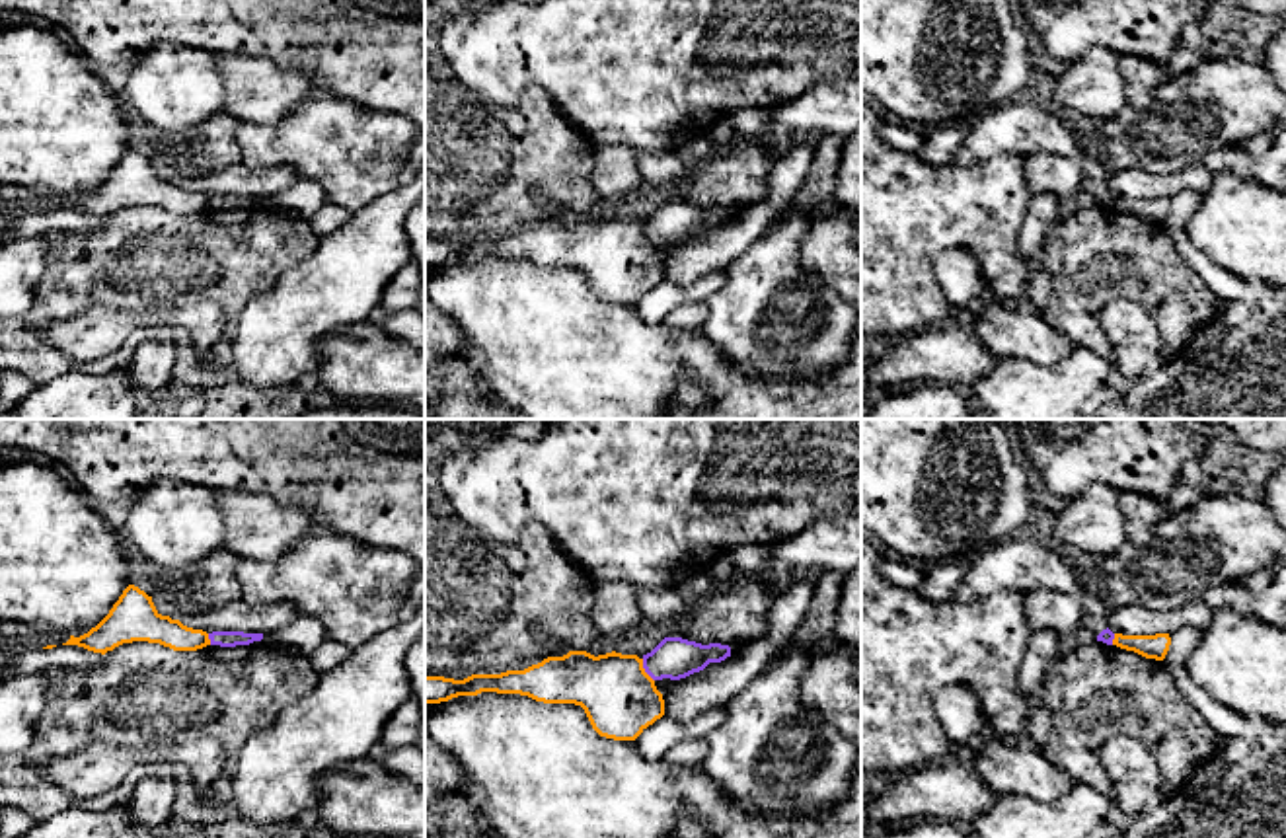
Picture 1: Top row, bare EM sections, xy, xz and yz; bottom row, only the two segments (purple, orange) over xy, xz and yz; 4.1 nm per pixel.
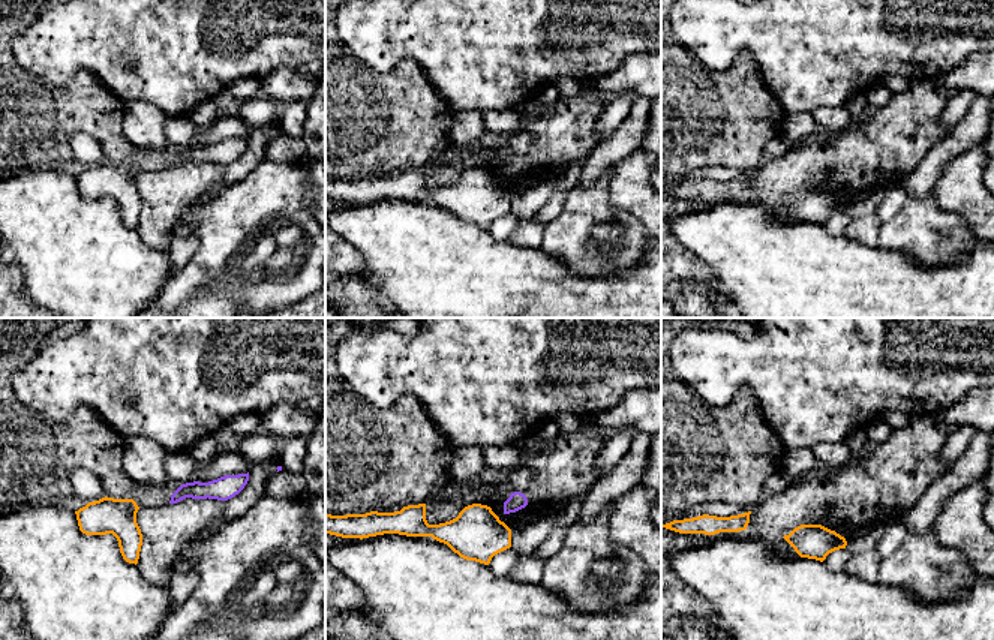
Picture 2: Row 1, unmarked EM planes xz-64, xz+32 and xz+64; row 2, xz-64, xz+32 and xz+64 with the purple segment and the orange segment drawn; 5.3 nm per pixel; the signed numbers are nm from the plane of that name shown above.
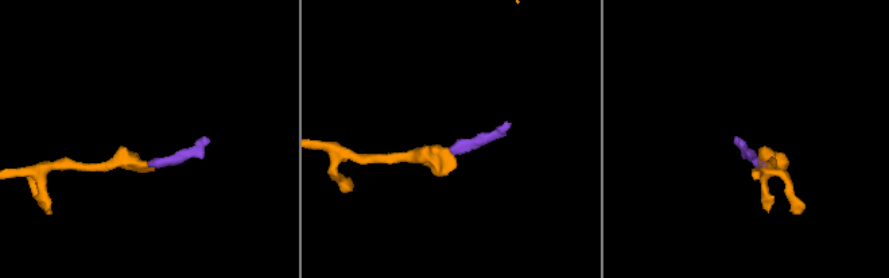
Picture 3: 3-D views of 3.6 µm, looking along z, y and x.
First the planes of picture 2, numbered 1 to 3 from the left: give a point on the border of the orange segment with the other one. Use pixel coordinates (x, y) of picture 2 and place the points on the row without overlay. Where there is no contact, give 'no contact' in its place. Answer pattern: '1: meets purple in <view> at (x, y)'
1: no contact
2: no contact
3: no contact

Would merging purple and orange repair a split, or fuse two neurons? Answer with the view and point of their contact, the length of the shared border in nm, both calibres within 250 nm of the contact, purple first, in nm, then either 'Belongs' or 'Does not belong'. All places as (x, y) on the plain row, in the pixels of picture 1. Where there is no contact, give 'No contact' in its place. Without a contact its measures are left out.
Touches purple at xz (645, 234). Shared border 110 nm. Thickness 170 nm (purple) against 300 nm. Does not belong

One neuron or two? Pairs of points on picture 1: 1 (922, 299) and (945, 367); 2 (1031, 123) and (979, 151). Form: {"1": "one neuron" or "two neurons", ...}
{"1": "two neurons", "2": "one neuron"}

